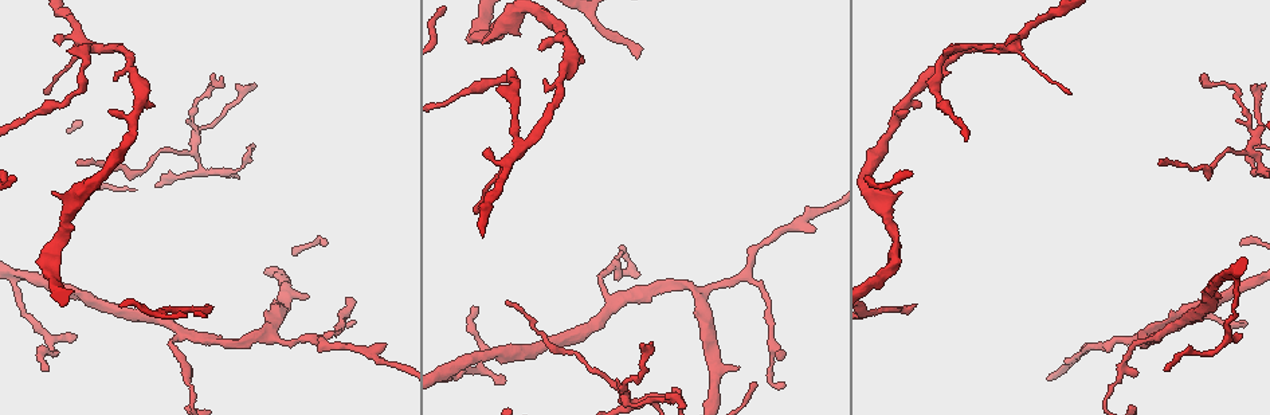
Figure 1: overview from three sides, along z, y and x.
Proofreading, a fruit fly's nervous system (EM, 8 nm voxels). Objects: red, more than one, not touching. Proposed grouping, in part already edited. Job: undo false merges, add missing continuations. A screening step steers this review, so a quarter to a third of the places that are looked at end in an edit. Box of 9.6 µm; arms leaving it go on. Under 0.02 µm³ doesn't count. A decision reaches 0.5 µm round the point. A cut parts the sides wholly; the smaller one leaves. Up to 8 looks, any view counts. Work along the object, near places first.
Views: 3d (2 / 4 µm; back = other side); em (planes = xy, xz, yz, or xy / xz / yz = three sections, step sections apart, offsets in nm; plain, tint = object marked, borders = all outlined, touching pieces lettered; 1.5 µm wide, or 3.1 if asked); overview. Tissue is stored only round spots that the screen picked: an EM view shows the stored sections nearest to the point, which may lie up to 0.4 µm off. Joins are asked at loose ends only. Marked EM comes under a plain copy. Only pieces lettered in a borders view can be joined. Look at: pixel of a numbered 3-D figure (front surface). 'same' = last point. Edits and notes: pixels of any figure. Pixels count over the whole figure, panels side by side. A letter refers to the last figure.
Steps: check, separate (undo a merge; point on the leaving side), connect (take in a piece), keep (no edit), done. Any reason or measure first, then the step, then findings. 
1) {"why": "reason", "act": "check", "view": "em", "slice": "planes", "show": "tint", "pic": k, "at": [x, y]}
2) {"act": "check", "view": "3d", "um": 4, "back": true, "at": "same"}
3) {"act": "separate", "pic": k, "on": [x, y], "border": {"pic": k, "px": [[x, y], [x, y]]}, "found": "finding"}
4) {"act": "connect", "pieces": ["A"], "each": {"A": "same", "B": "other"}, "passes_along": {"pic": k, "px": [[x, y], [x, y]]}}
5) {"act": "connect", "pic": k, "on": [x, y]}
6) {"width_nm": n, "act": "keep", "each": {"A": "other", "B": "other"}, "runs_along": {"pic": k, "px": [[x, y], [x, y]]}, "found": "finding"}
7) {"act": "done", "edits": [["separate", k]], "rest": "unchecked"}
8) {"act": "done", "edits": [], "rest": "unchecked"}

{"why": "free end", "act": "check", "view": "3d", "um": 4, "pic": 1, "at": [1201, 76]}

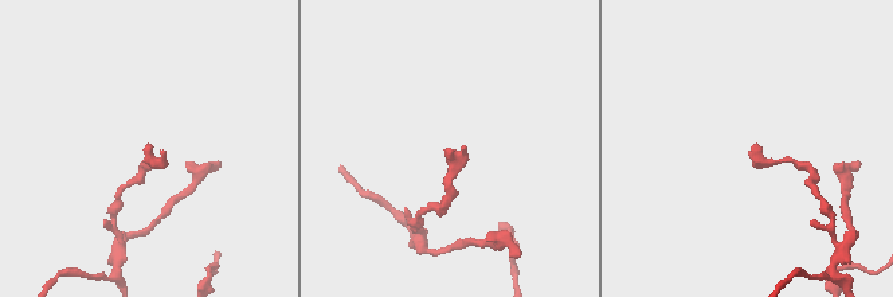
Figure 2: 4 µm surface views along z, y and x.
{"why": "need the tissue", "act": "check", "view": "em", "slice": "planes", "show": "borders", "pic": 2, "at": [756, 146]}

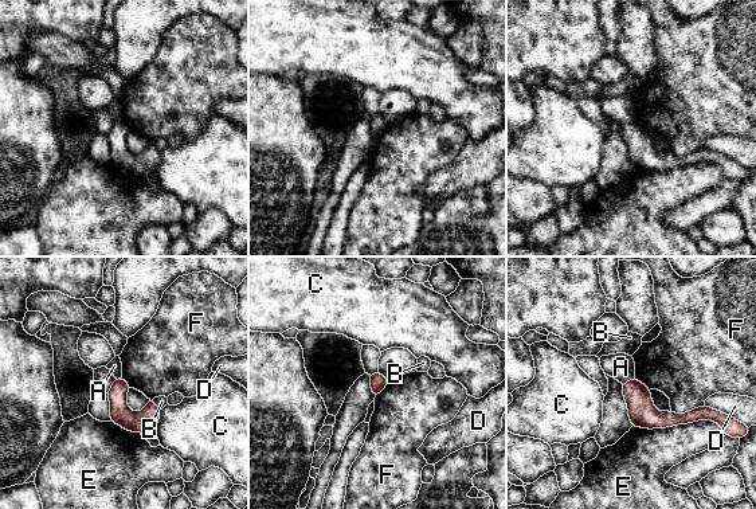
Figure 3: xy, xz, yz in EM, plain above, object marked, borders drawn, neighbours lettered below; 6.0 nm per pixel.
{"width_nm": 100, "act": "keep", "each": {"A": "other", "B": "other", "C": "other", "D": "other", "E": "other", "F": "other"}, "border": {"pic": 3, "px": [[704, 403], [682, 414], [672, 411]]}, "found": "none of them fits"}

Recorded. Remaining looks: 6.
{"why": "abrupt turn", "act": "check", "view": "em", "slice": "yz", "step": 4, "show": "tint", "pic": 1, "at": [247, 152]}

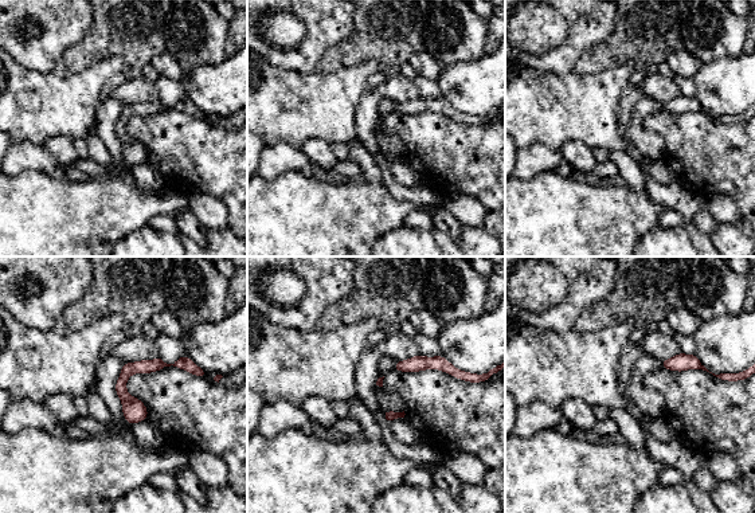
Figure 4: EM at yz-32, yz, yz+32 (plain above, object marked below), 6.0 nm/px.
{"act": "check", "view": "em", "slice": "planes", "show": "borders", "at": "same"}

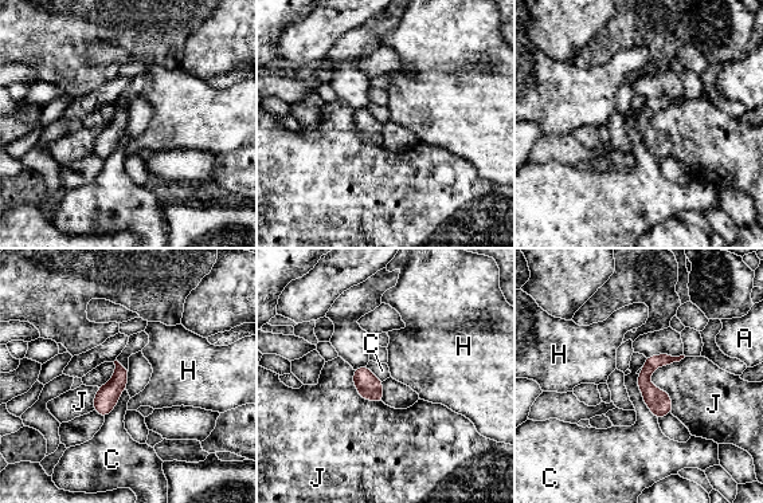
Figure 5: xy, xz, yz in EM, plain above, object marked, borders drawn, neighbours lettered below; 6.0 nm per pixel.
{"act": "keep", "each": {"A": "other", "C": "other", "H": "other", "J": "other"}, "border": {"pic": 5, "px": [[685, 357], [650, 377], [672, 412]]}, "found": "one neuron here"}

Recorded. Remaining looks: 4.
{"why": "an open end", "act": "check", "view": "em", "slice": "xy", "step": 8, "show": "borders", "pic": 1, "at": [1239, 336]}

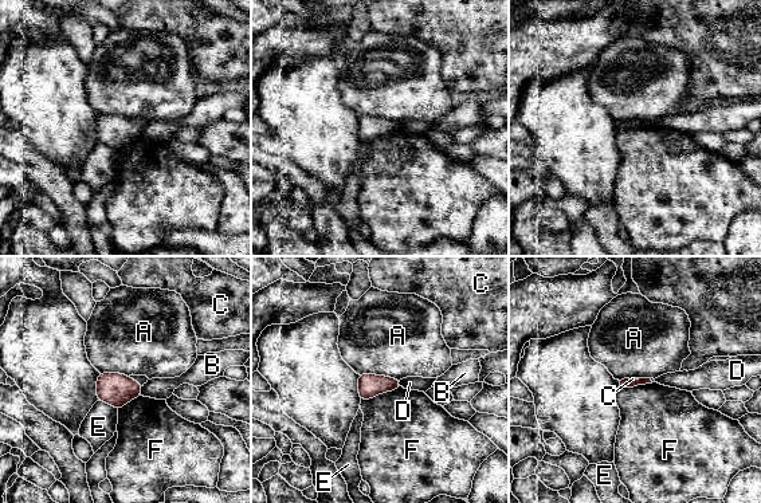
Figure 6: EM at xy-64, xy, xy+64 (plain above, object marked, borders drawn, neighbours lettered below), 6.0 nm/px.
{"act": "check", "view": "em", "slice": "planes", "show": "borders", "at": "same"}

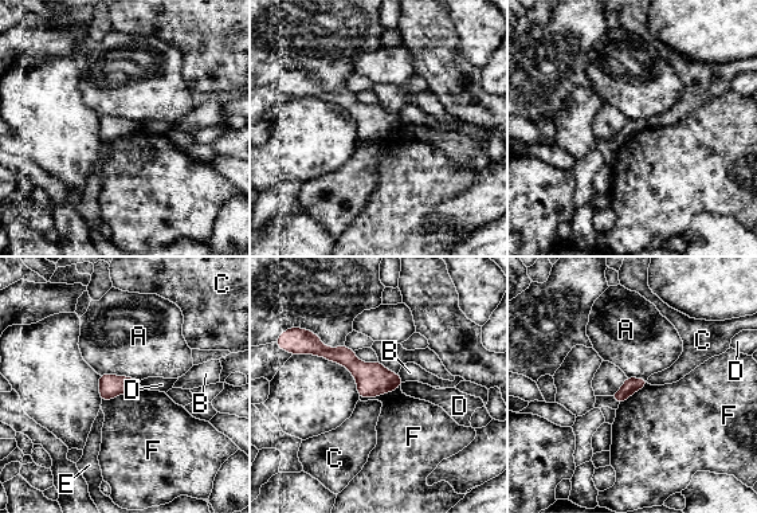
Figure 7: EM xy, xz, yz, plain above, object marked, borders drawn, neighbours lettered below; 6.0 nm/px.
{"longest_contact_nm": ["F", 260], "act": "keep", "each": {"A": "other", "B": "other", "C": "other", "D": "other", "E": "other", "F": "other"}, "runs_along": {"pic": 7, "px": [[310, 344], [397, 382]]}, "found": "no lettered piece goes on from it"}

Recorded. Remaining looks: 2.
{"act": "done", "edits": [], "rest": "unchecked"}

